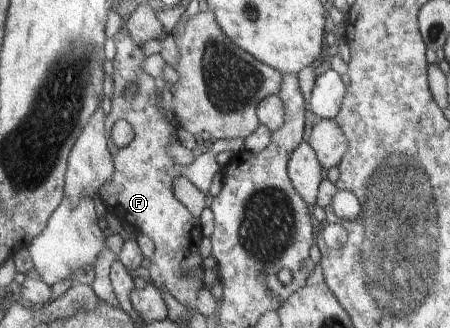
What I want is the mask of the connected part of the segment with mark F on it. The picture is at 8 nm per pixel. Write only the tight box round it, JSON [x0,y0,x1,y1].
[100,29,245,309]

